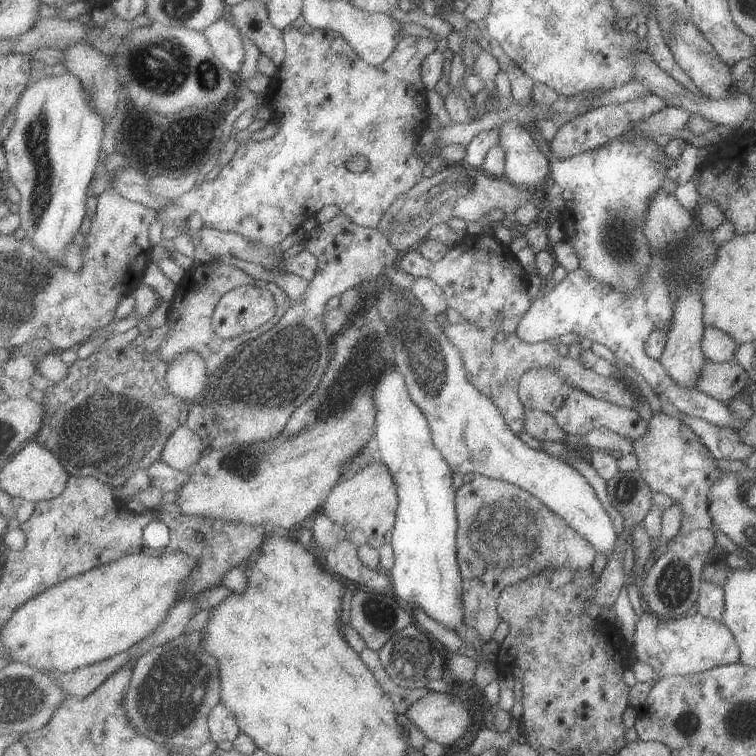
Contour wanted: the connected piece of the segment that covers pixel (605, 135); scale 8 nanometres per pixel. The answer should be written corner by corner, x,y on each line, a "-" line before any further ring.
652,93
624,104
607,104
602,106
602,108
589,110
581,116
574,117
574,120
570,120
570,122
558,125
559,129
549,142
550,152
558,160
564,160
568,157
582,154
582,152
594,150
604,146
616,136
624,135
630,128
634,128
634,124
638,124
642,118
648,118
650,114
656,114
658,110
666,106
668,106
666,100
662,100
656,93

